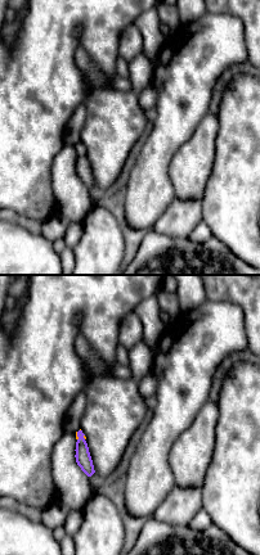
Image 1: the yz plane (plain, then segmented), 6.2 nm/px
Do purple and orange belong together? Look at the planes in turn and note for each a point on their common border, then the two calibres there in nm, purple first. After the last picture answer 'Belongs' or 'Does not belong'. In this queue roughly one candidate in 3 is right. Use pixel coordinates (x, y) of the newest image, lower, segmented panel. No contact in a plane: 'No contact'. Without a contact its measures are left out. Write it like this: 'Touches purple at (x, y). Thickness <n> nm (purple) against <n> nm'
Touches purple at (77, 436). Thickness 100 nm (purple) against 20 nm

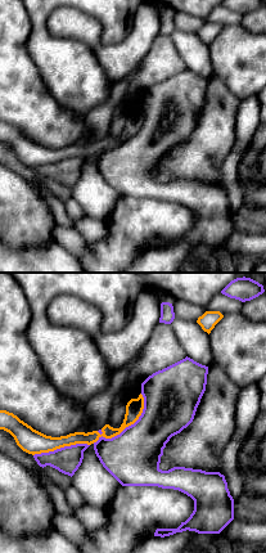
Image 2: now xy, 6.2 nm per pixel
Touches purple at (129, 426). Thickness 340 nm (purple) against 110 nm

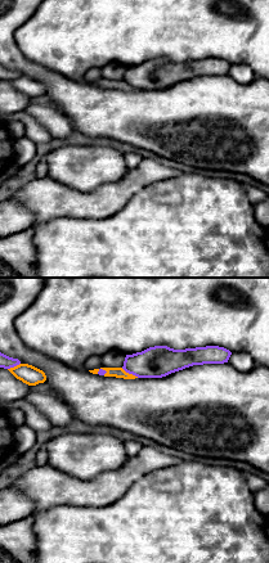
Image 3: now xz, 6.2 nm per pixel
Touches purple at (130, 373). Thickness 200 nm (purple) against 60 nm

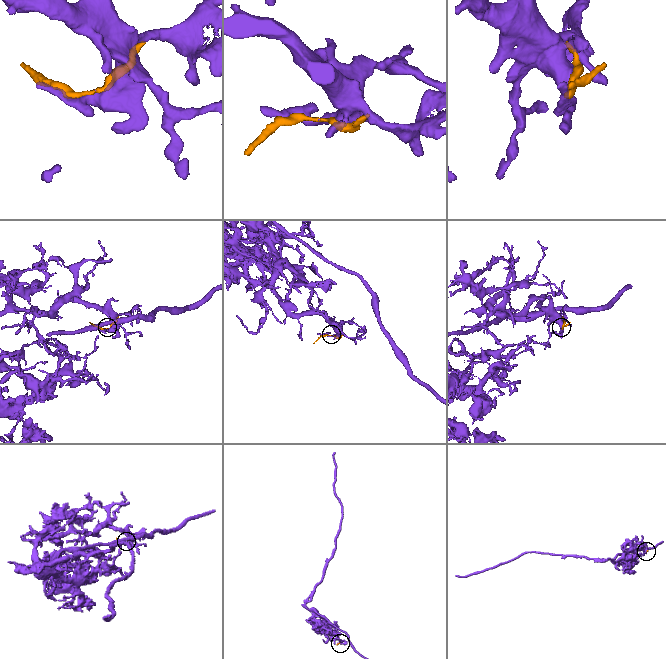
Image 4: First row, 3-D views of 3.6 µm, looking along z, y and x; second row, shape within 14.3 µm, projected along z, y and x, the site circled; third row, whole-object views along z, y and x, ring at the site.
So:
Belongs

